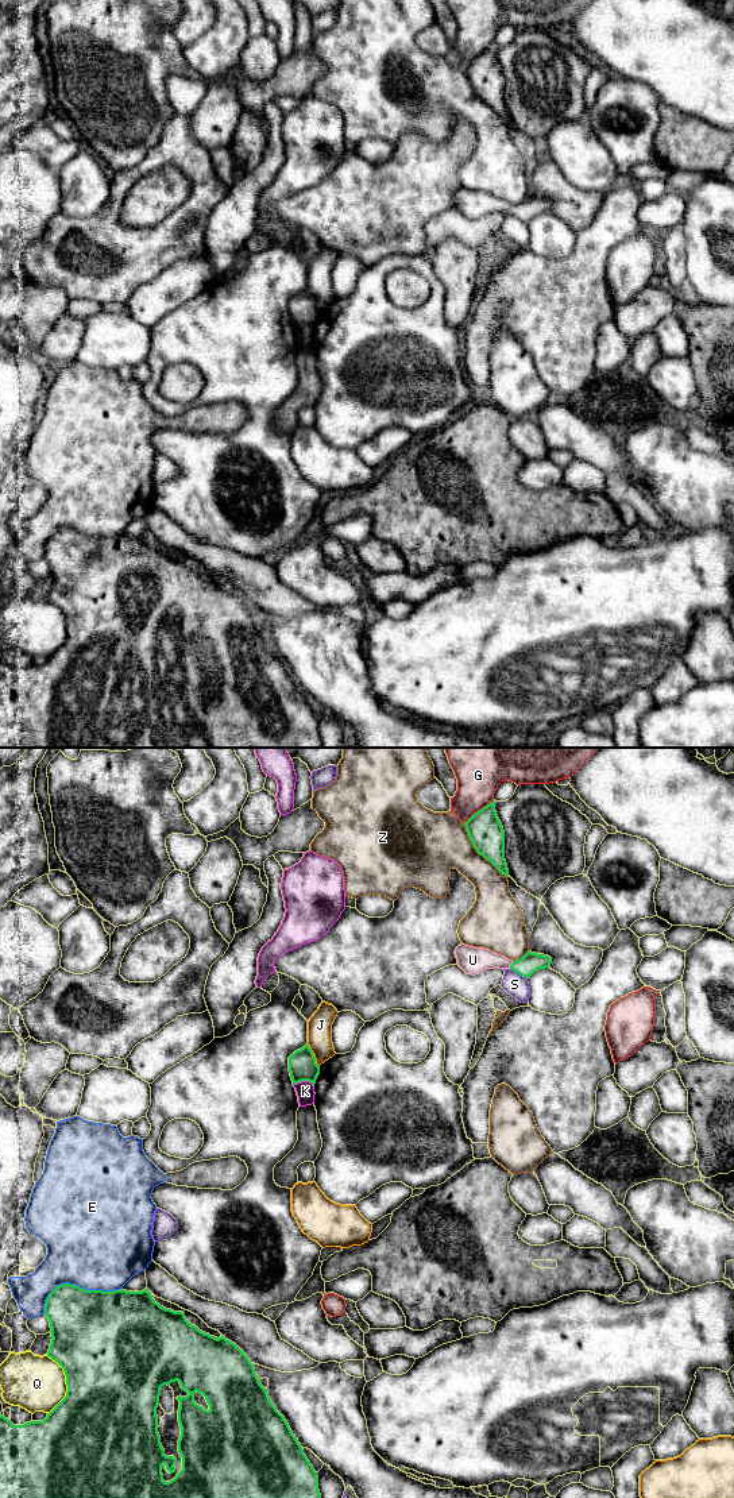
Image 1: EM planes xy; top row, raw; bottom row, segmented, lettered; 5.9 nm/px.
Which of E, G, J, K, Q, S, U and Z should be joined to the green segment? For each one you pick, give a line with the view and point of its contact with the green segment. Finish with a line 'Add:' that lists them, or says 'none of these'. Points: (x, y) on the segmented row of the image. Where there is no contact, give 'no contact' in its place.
U: contact xy (510, 965)
Add: U

